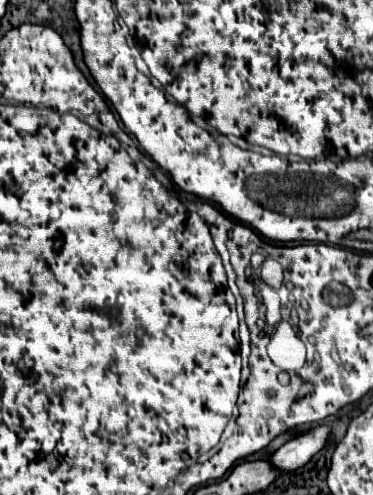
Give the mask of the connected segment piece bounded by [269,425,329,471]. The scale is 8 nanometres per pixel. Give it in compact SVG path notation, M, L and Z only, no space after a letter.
M317 425L311 431L287 441L281 449L277 449L269 457L269 463L273 463L273 467L277 467L279 471L295 471L303 467L317 451L323 449L327 435L329 435L329 427Z

